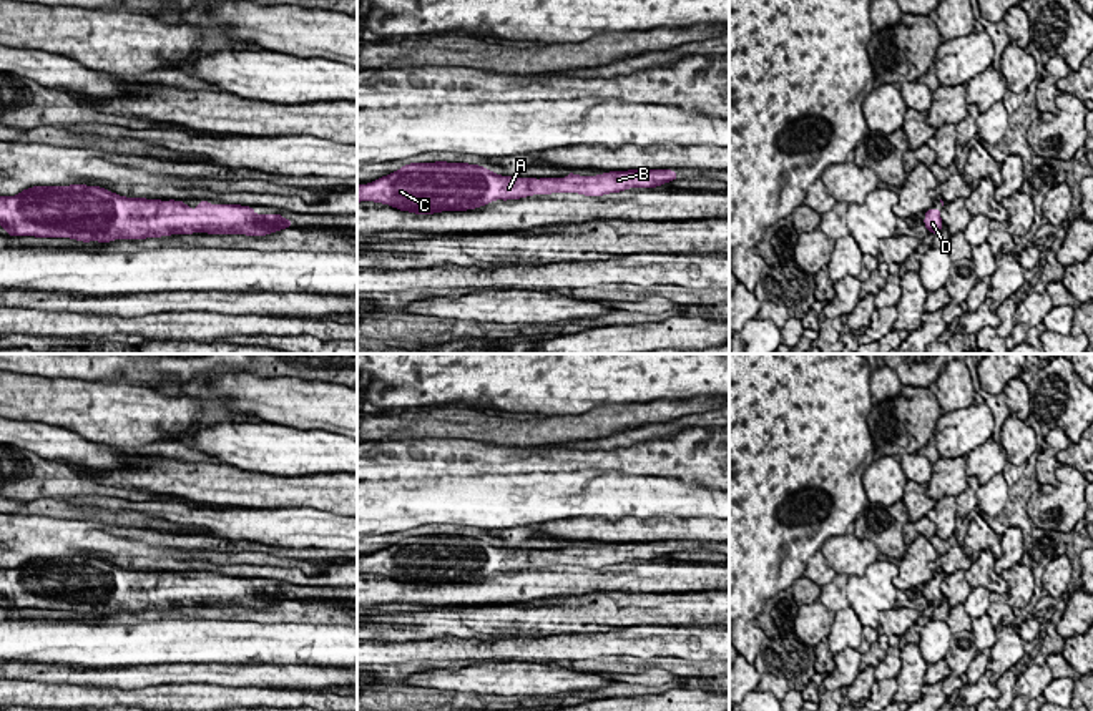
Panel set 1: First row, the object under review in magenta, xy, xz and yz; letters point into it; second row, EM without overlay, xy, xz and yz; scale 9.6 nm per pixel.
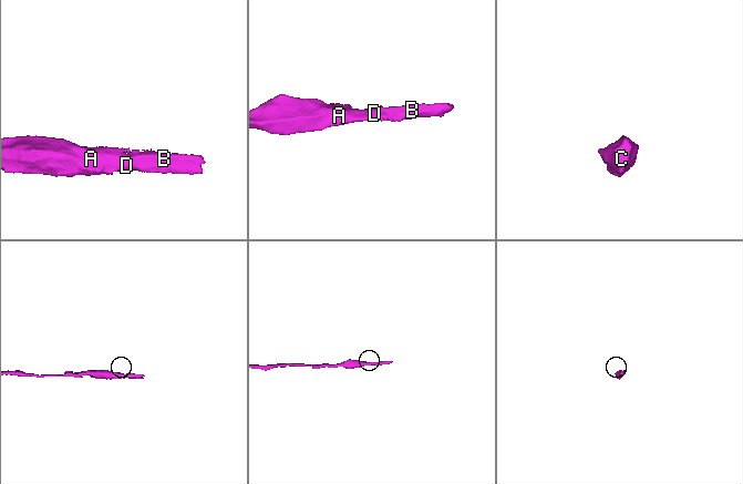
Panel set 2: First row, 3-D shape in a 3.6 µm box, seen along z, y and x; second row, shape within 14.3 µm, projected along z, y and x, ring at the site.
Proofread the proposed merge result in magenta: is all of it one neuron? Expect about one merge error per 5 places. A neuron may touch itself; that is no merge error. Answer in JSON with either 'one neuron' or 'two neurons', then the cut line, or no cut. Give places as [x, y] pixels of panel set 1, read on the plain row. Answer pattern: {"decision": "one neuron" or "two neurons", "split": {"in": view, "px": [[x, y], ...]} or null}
{"decision": "one neuron", "split": null}

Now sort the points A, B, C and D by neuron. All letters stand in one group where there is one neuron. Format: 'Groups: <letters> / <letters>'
Groups: A B C D

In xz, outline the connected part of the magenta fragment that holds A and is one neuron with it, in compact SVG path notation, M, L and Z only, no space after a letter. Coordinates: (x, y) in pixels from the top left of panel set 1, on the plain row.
M412 535L399 543L357 558L359 573L375 573L400 583L432 586L440 583L465 583L485 578L495 571L518 571L532 566L580 565L601 568L628 560L663 558L678 550L671 542L611 543L598 548L566 550L512 550L467 535Z

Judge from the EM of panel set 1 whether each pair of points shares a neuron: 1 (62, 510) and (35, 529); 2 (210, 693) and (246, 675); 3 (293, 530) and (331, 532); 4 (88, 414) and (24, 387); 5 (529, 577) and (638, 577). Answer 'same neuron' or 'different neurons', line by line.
1: different neurons
2: different neurons
3: same neuron
4: same neuron
5: same neuron

